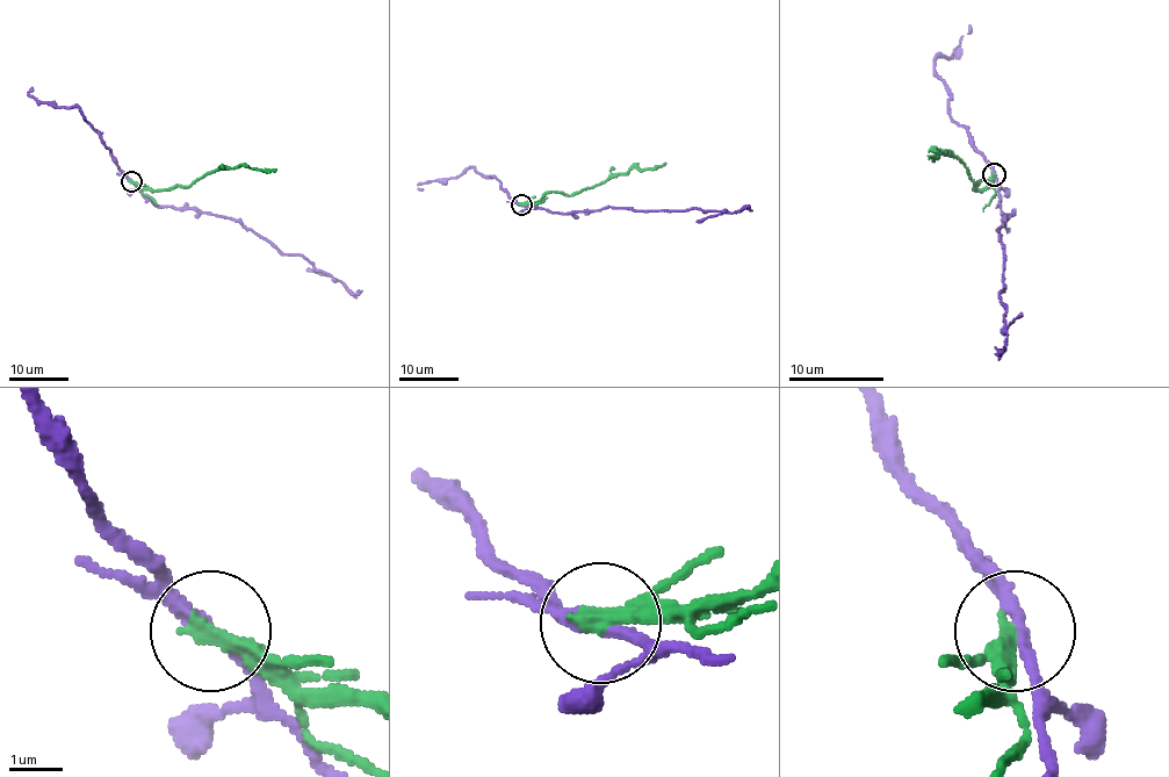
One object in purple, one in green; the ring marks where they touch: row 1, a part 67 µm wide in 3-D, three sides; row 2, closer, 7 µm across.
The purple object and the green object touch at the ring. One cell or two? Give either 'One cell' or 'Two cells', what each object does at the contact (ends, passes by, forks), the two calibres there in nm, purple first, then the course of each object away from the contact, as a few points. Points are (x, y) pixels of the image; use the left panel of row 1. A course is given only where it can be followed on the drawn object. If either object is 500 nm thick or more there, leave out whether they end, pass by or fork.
Two cells. At the ring purple passes by. At the ring green ends. Thickness 240 nm (purple) against 360 nm. Course of purple: (131, 181), (160, 207), (197, 208), (237, 218), (283, 253), (304, 257), (354, 294), (362, 290). Course of green: (131, 181), (156, 191), (188, 186), (217, 170), (243, 165), (275, 170)

